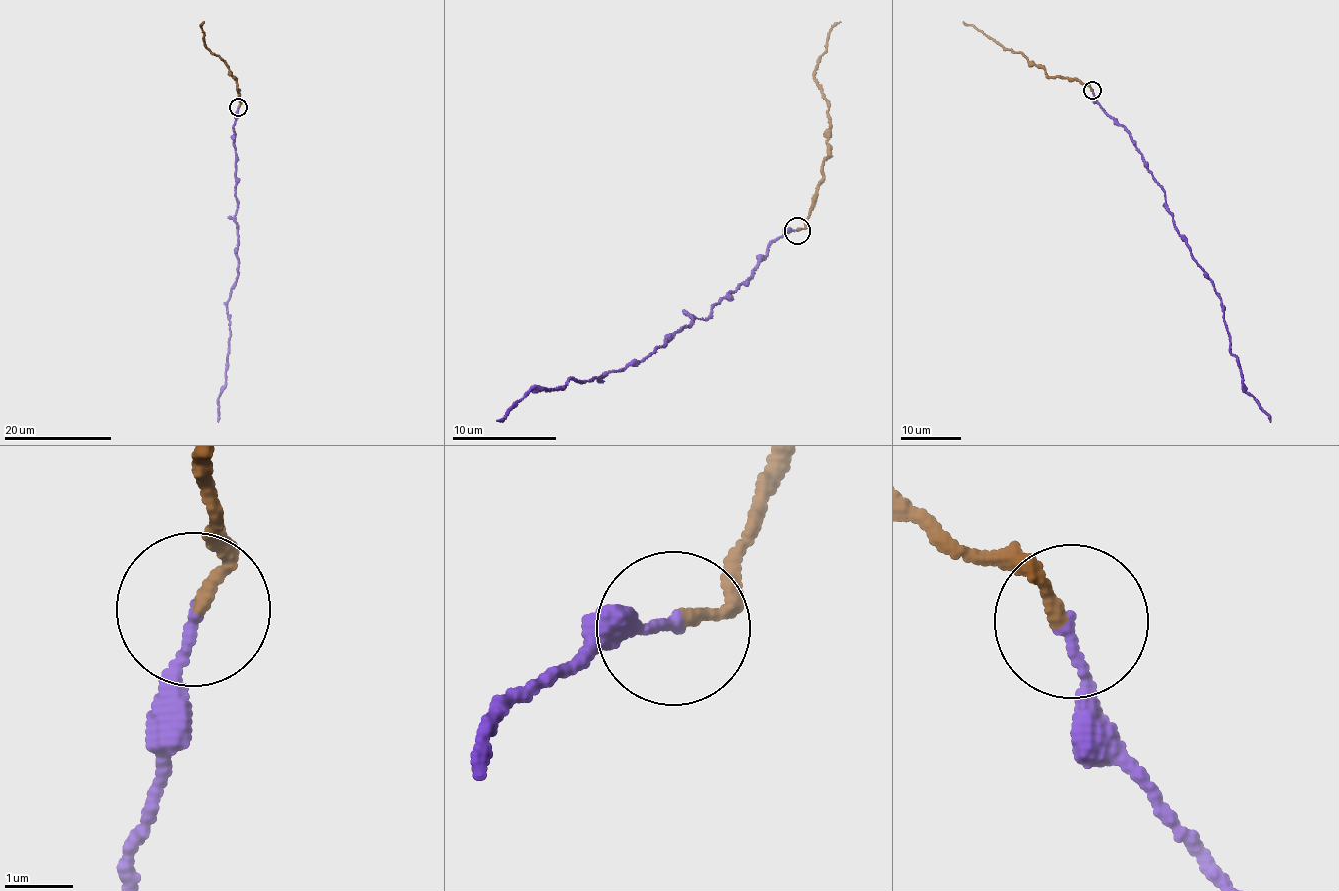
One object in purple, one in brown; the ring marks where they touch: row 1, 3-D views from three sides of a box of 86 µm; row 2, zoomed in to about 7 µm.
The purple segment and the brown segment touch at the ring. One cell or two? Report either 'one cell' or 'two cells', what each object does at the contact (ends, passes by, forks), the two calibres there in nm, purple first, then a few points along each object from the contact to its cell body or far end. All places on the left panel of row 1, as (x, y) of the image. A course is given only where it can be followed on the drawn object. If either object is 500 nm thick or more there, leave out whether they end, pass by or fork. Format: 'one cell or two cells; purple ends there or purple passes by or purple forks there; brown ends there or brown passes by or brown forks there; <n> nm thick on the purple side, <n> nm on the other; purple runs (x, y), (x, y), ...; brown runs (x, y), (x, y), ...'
one cell; purple ends there; brown ends there; 140 nm thick on the purple side, 180 nm on the other; purple runs (238, 107), (233, 129), (238, 273), (228, 310), (230, 334), (217, 421); brown runs (239, 107), (236, 80), (226, 64), (206, 47), (201, 26), (204, 22)

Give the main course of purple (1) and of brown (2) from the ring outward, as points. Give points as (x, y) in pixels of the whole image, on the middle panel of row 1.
1: (796, 231), (769, 246), (704, 321), (690, 319), (655, 351), (603, 378), (544, 387), (497, 419)
2: (798, 231), (814, 205), (823, 162), (830, 154), (831, 120), (822, 89), (814, 76), (829, 32), (841, 22)

